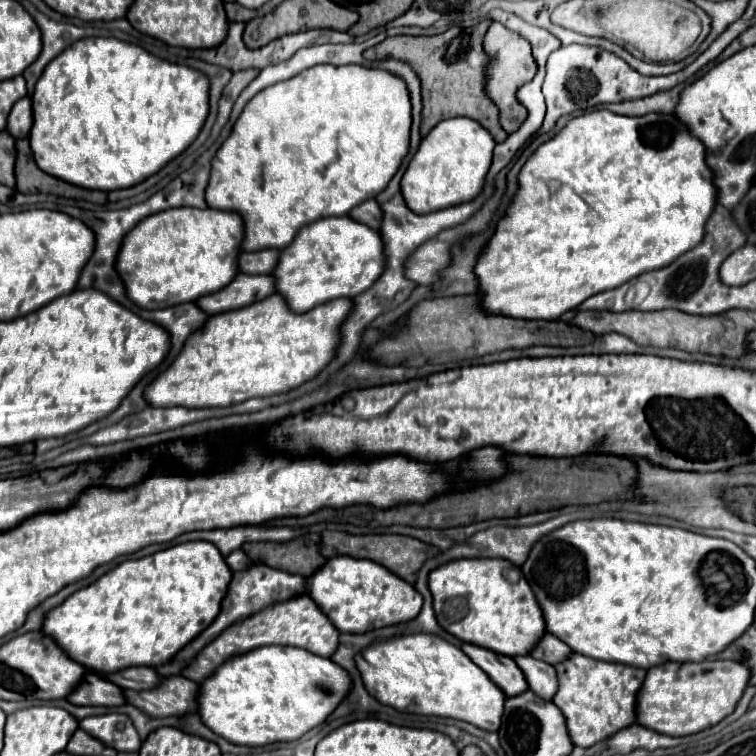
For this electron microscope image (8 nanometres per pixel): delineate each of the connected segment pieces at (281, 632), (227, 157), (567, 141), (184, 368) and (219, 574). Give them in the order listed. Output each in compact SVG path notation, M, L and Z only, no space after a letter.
M298 595L298 597L292 597L288 601L270 605L268 609L254 613L254 617L246 617L244 621L238 621L238 623L230 625L228 629L224 629L212 643L208 643L194 657L194 661L188 667L182 669L182 675L194 683L202 683L228 657L234 657L234 655L246 653L250 649L264 647L264 645L294 645L294 647L310 651L310 653L330 657L338 647L338 635L340 635L338 629L320 611L320 607L308 595Z
M314 65L296 77L270 85L264 91L260 91L242 111L238 117L230 137L222 143L216 157L212 159L212 173L210 173L210 187L206 189L206 203L214 209L226 209L226 211L238 211L244 219L246 237L242 243L244 251L258 251L258 249L282 249L288 247L296 233L309 223L320 217L334 217L348 215L352 207L366 199L374 199L378 193L386 189L394 173L398 171L402 159L408 153L410 147L410 127L412 127L412 107L410 107L410 93L406 91L406 83L402 83L400 75L390 75L390 71L380 71L378 67L362 67L362 65Z
M592 111L584 113L580 117L574 117L568 121L568 125L550 141L542 143L534 155L526 161L518 175L520 189L510 203L504 219L498 221L496 233L490 239L488 247L478 259L476 265L476 275L480 281L480 291L482 291L482 305L486 311L502 313L508 317L518 317L518 319L558 319L566 311L578 307L582 301L592 297L594 293L614 289L646 271L656 271L678 259L678 255L684 255L686 251L694 249L698 243L702 243L702 235L706 229L706 219L710 219L716 201L714 199L714 173L710 171L706 163L706 147L702 147L700 139L694 139L690 135L690 129L686 123L680 123L680 119L674 113L648 113L642 117L626 117L626 115L616 115L612 111Z
M274 293L258 303L252 303L250 307L212 315L206 321L206 327L202 327L202 331L190 335L174 363L150 383L144 397L152 407L228 407L234 403L248 401L252 397L288 393L300 387L302 383L314 379L334 359L334 351L338 351L340 339L338 327L342 327L346 315L350 315L352 309L352 299L334 299L306 313L294 313L288 307L286 299Z
M188 541L154 555L124 561L112 571L104 573L88 587L74 591L62 605L46 613L42 633L56 641L66 655L90 671L114 673L136 665L166 663L170 655L176 655L198 631L214 621L220 611L220 601L226 595L232 571L228 569L220 551L208 541Z

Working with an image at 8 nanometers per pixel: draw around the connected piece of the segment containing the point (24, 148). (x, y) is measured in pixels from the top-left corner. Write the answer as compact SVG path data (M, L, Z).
M18 139L16 151L18 151L18 157L16 157L16 189L20 193L52 193L52 195L62 195L62 197L84 197L84 199L98 197L94 191L80 189L76 185L70 185L66 181L60 181L58 177L44 173L34 163L28 139Z

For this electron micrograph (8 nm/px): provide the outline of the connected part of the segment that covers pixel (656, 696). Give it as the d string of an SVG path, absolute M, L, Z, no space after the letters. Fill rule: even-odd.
M700 661L700 663L662 663L648 669L642 695L638 695L638 725L664 735L692 735L704 731L728 713L742 697L750 671L734 661Z

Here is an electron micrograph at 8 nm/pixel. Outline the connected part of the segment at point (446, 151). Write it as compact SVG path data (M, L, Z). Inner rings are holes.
M454 117L438 123L420 143L404 177L402 195L414 213L438 211L438 207L452 207L454 203L468 203L484 189L486 173L492 165L494 137L472 119Z

